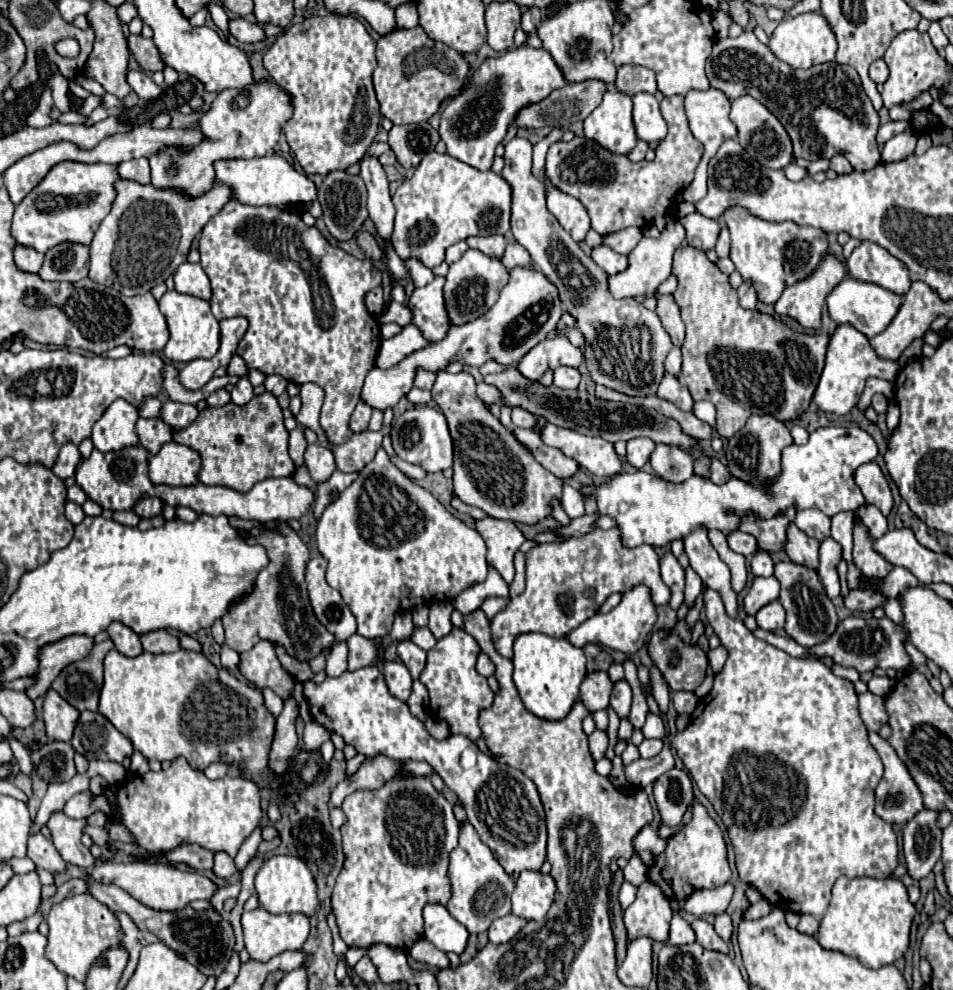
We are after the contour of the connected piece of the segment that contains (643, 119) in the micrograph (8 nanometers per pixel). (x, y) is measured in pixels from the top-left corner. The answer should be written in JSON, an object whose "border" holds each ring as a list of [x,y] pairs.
{"border":[[[648,92],[634,96],[634,126],[638,138],[648,144],[660,142],[666,136],[666,122],[660,114],[658,100]]]}

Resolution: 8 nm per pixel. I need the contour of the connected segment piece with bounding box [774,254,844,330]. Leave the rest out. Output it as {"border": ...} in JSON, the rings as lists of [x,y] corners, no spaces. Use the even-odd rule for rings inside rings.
{"border":[[[828,254],[828,260],[824,260],[824,264],[820,264],[820,268],[808,280],[784,290],[774,306],[776,314],[790,316],[804,328],[820,328],[826,298],[842,278],[844,266],[832,254]]]}

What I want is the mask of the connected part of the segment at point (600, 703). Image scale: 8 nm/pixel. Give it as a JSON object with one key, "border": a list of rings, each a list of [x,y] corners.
{"border":[[[592,672],[584,678],[584,682],[580,686],[580,700],[584,702],[584,706],[590,712],[604,710],[608,706],[608,700],[610,700],[612,686],[614,684],[610,682],[606,672]]]}

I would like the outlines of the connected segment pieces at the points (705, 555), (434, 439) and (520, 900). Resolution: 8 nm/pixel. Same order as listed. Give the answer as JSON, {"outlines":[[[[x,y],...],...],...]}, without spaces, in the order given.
{"outlines":[[[[698,526],[694,532],[690,532],[684,538],[684,550],[690,558],[690,566],[694,568],[694,572],[702,578],[702,582],[716,590],[726,606],[728,616],[736,616],[736,592],[732,590],[730,584],[730,572],[728,566],[724,562],[720,562],[716,550],[710,544],[708,538],[708,530],[704,526]]],[[[414,406],[414,408],[406,410],[400,418],[394,420],[390,436],[392,436],[394,452],[402,460],[418,464],[426,472],[440,472],[440,470],[448,470],[452,466],[452,454],[454,454],[452,438],[450,438],[444,414],[436,408]]],[[[524,870],[516,880],[512,894],[512,914],[526,920],[540,920],[554,902],[556,882],[550,874]]]]}

